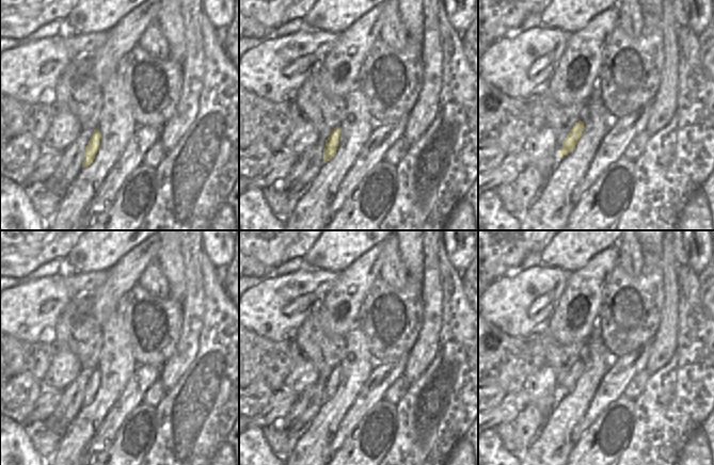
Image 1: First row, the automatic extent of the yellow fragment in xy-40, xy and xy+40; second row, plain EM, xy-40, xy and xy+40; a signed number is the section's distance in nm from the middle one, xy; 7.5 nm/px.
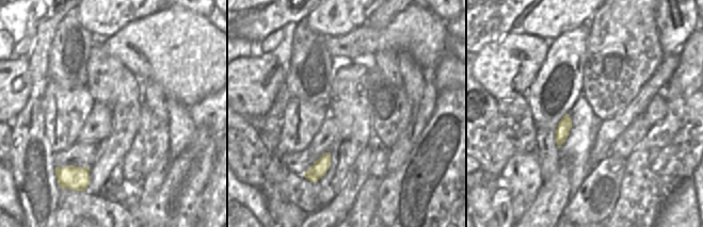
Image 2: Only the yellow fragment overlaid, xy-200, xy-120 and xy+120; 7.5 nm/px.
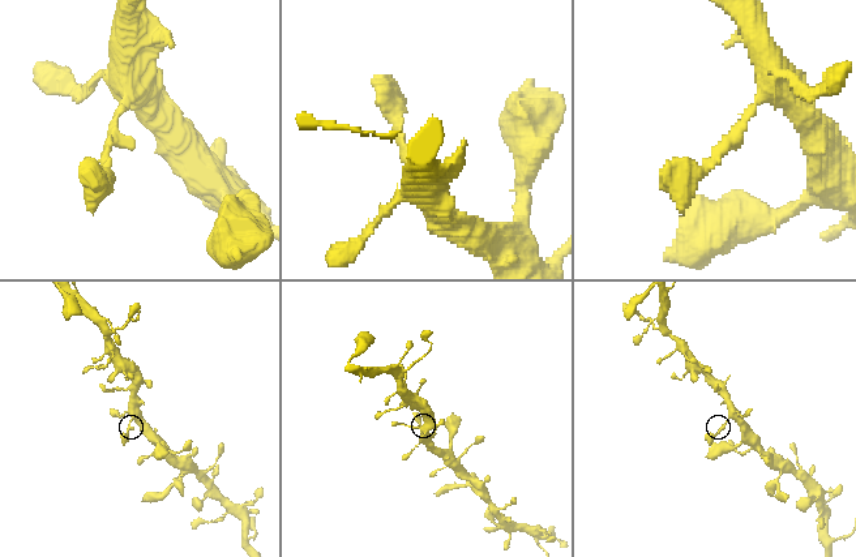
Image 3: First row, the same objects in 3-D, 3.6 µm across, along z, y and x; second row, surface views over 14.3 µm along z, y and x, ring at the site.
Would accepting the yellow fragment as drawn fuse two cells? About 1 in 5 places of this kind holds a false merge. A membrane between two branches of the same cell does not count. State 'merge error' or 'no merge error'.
no merge error

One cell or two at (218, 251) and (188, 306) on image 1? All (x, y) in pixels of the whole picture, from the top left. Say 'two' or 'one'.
two

